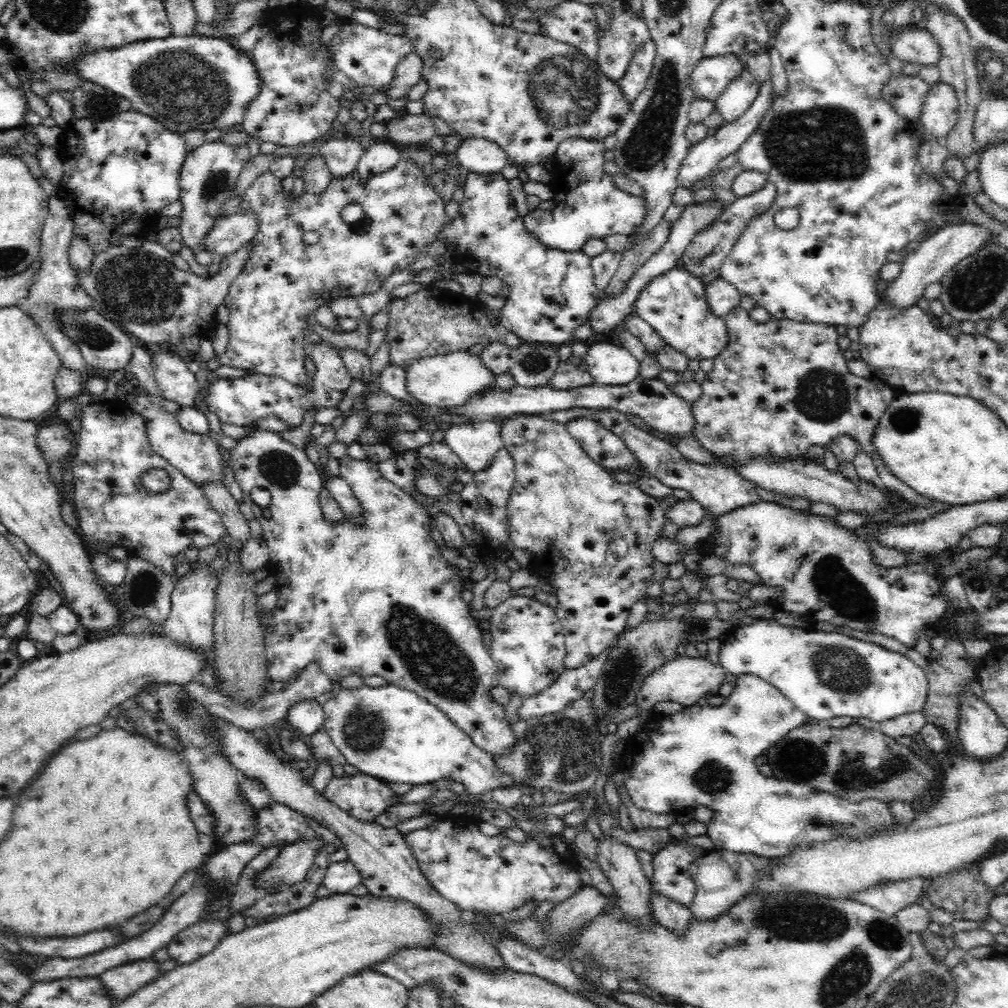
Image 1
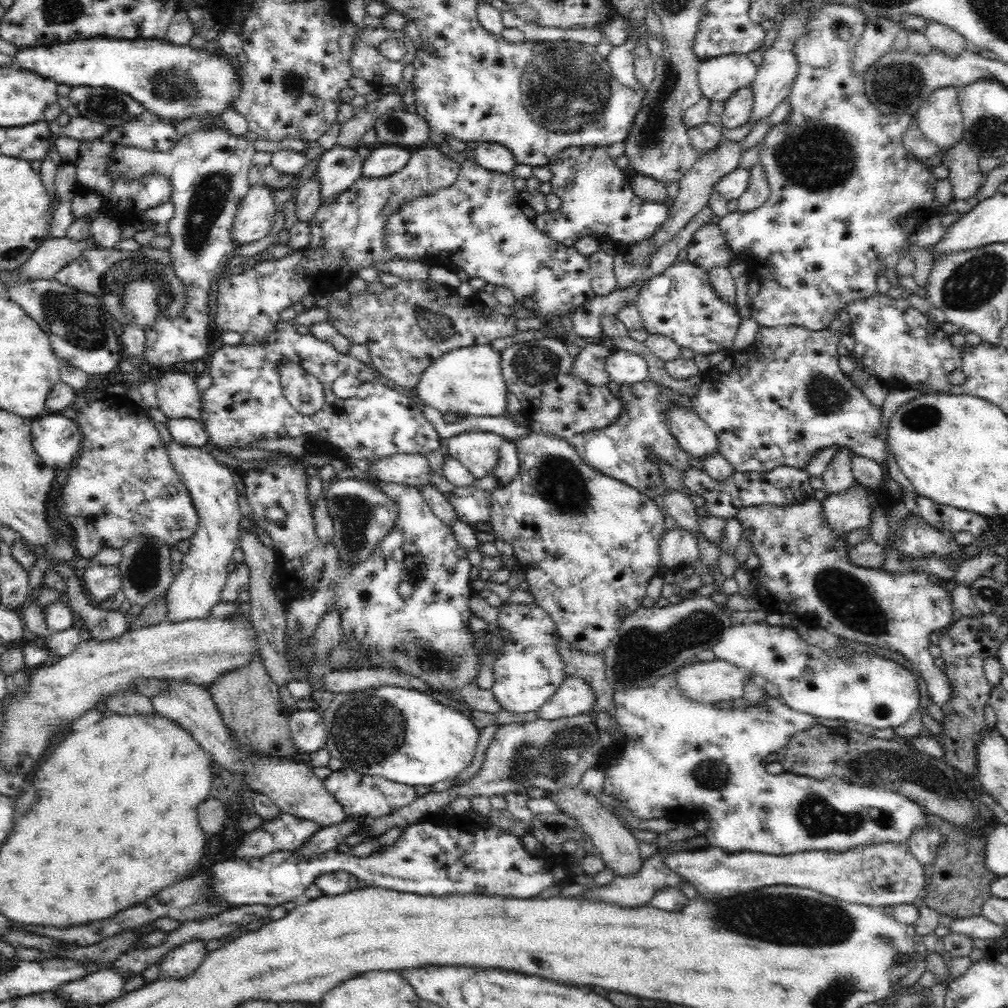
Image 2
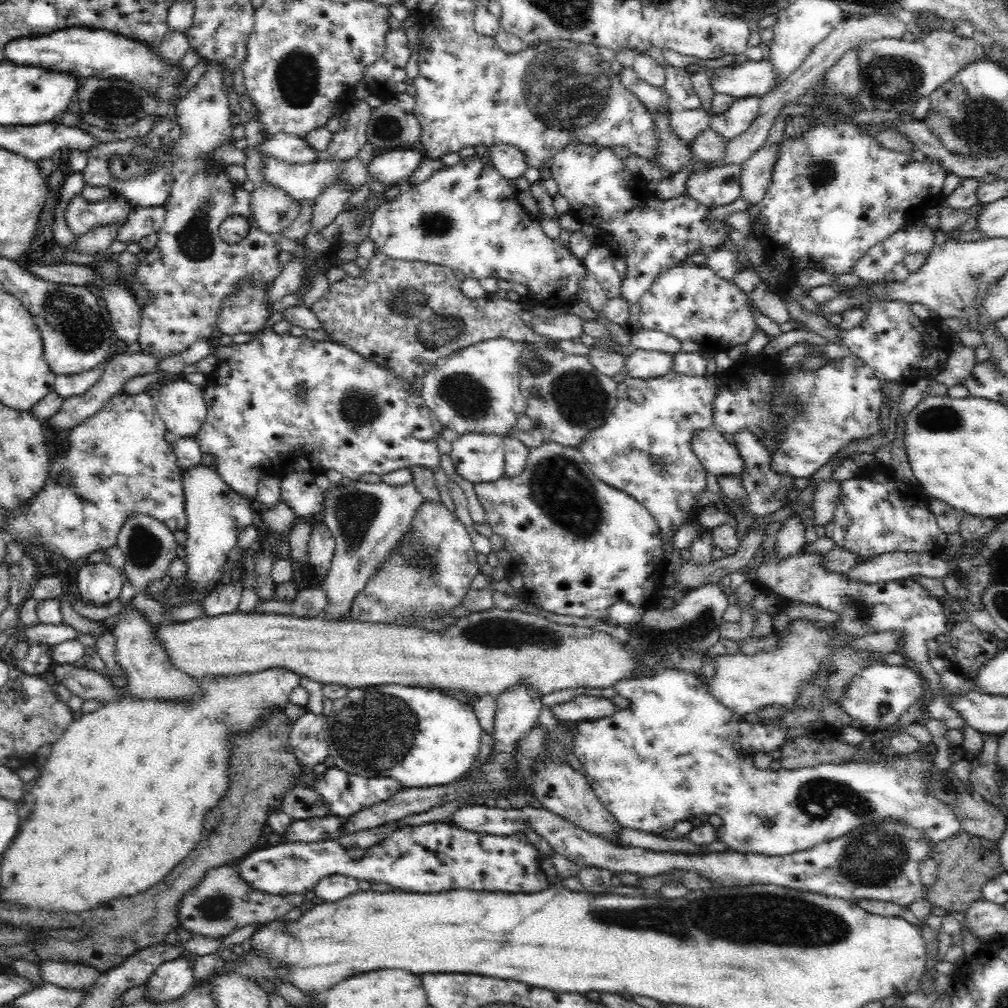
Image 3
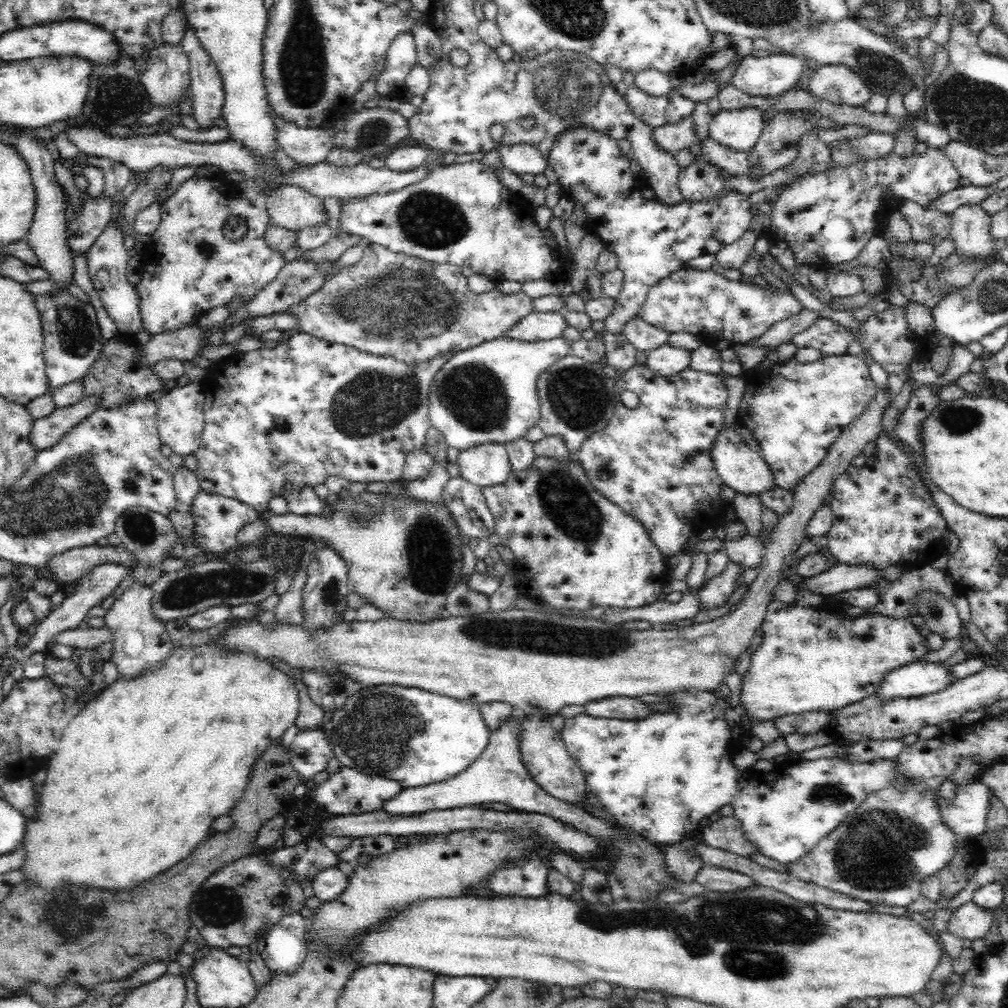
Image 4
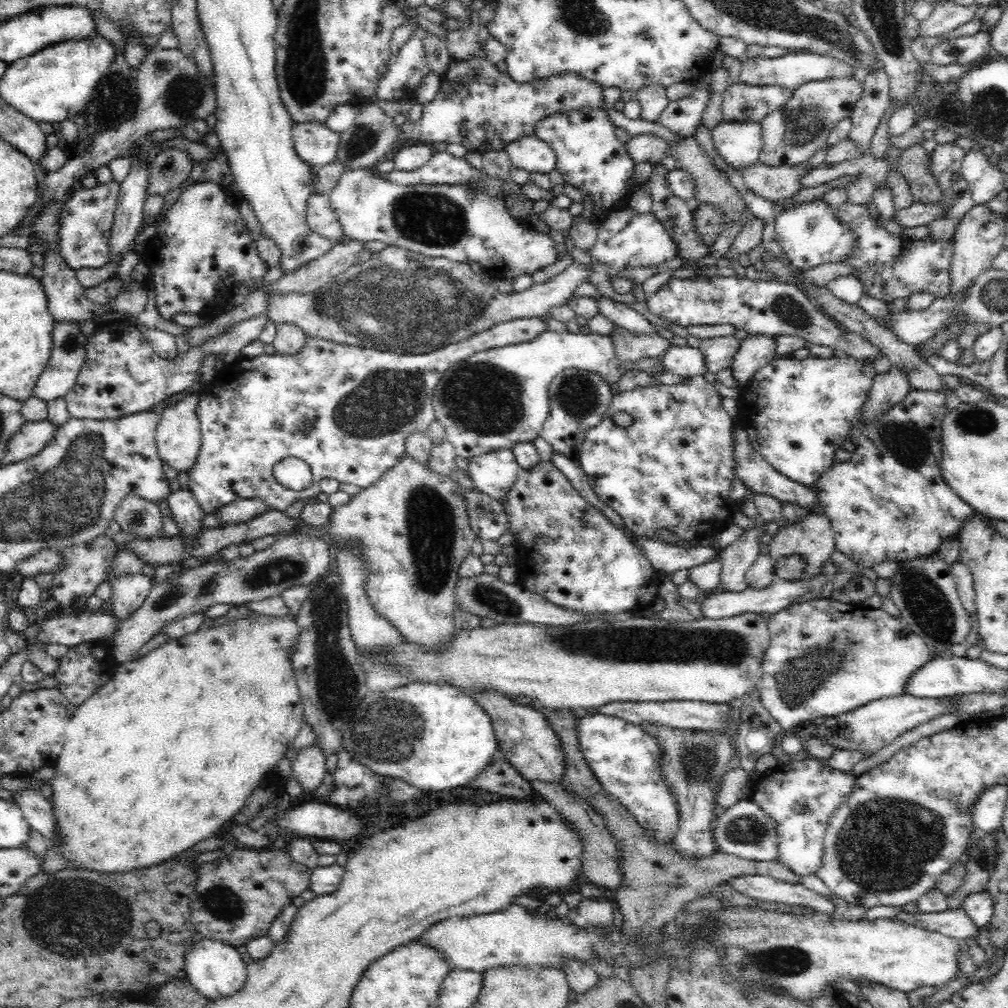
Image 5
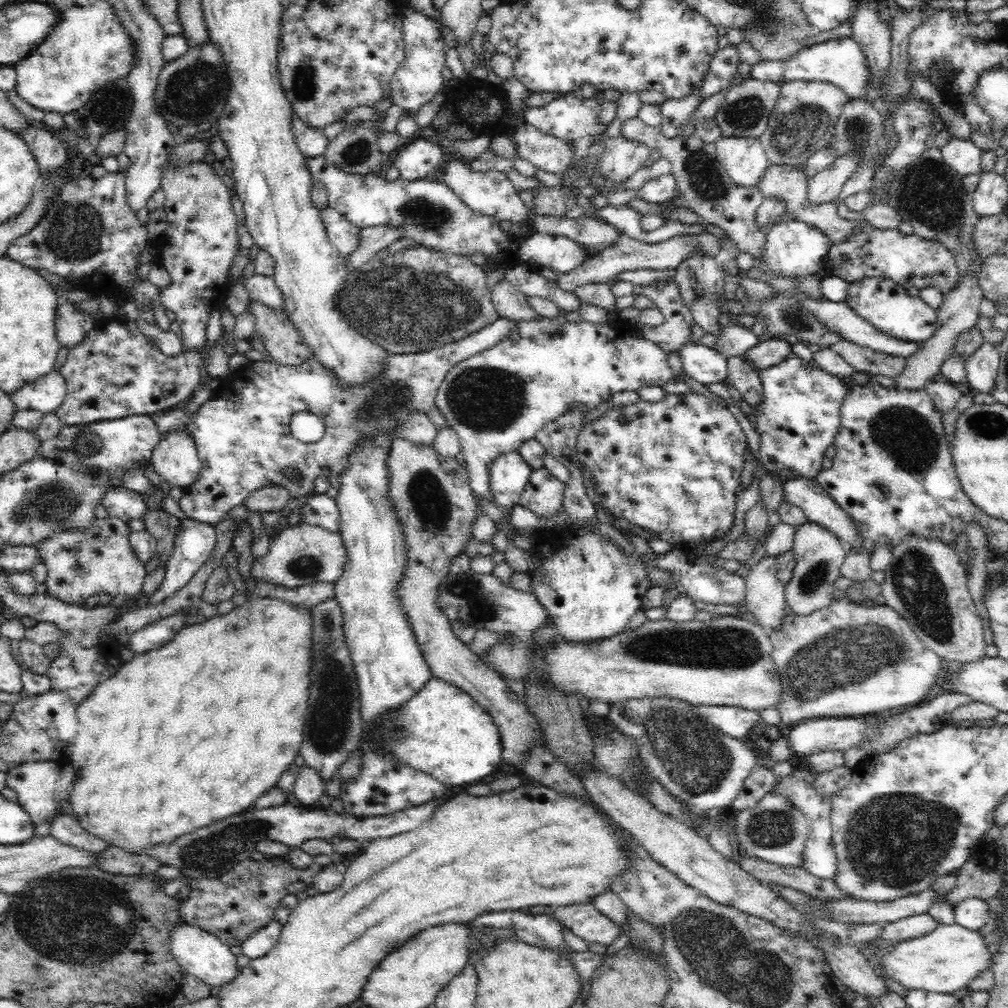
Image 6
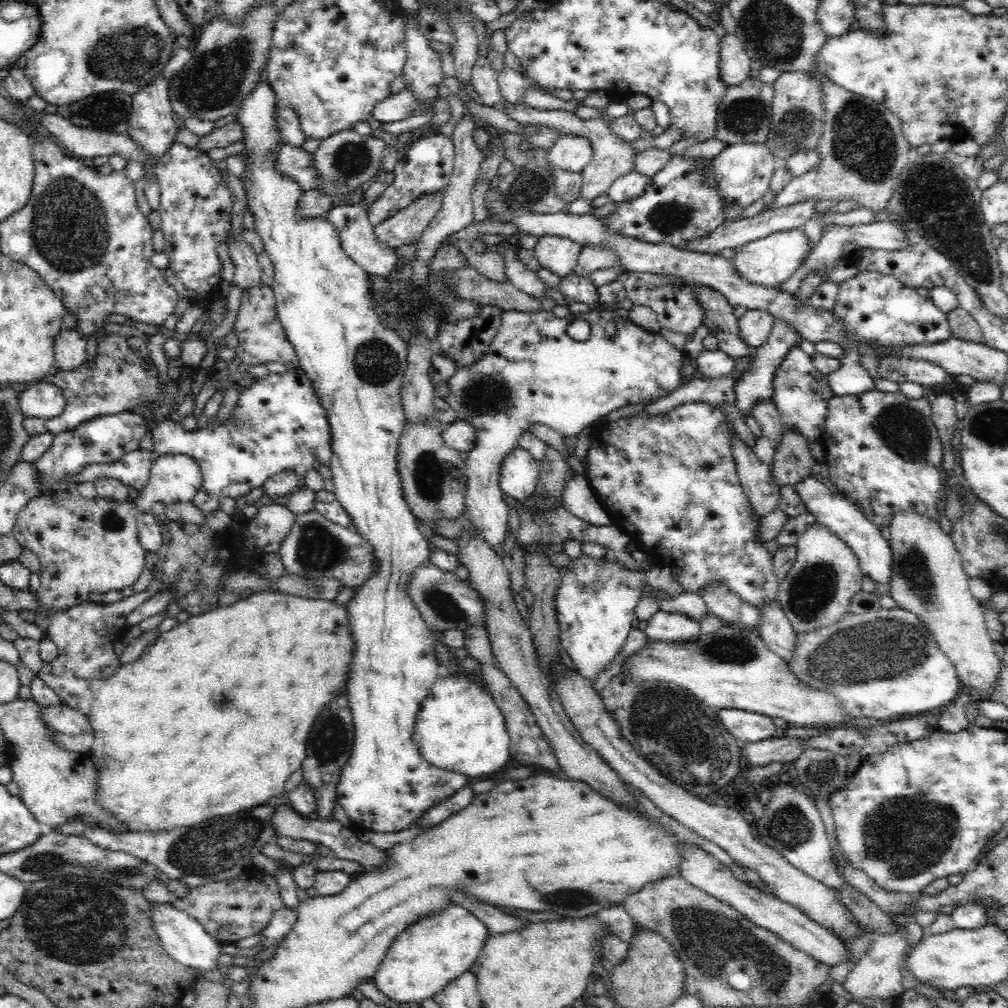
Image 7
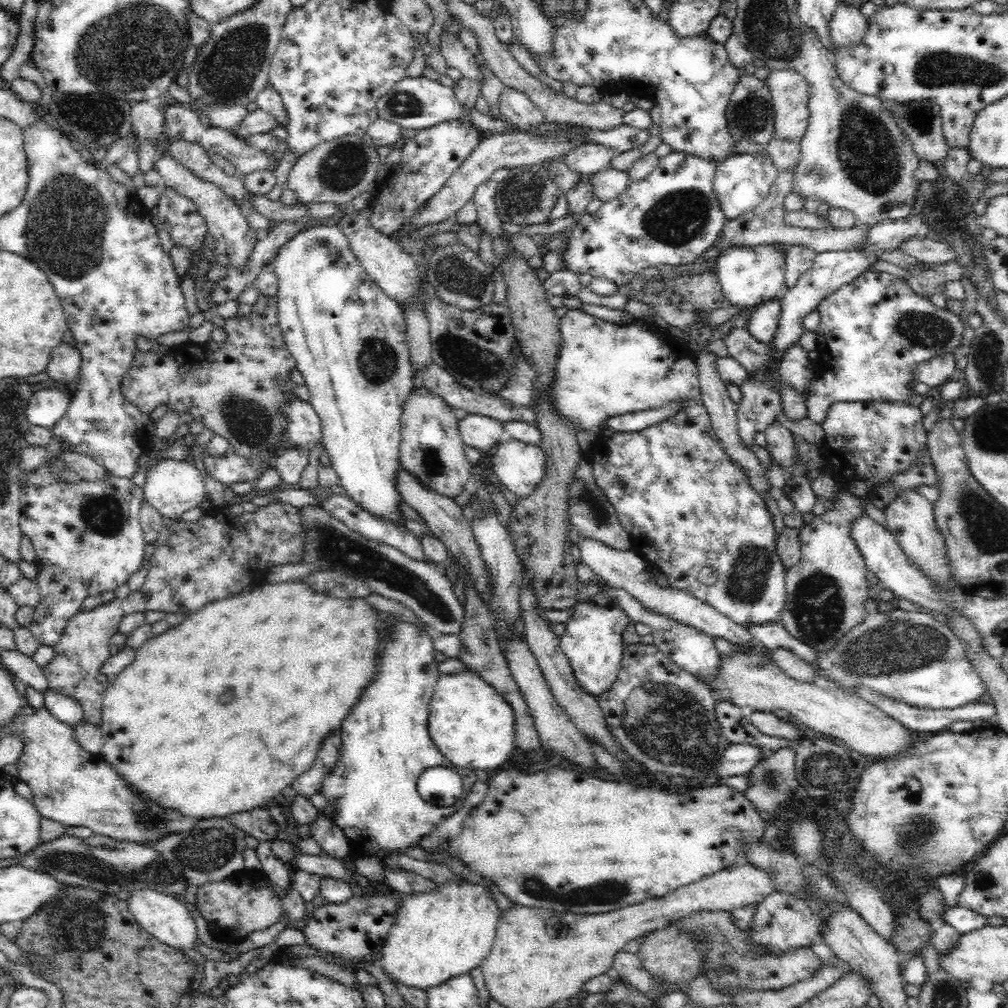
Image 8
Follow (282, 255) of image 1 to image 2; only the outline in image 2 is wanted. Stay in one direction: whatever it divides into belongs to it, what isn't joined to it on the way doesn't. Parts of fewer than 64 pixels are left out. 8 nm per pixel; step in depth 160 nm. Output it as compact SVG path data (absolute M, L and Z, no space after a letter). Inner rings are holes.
M422 146L421 149L411 152L406 164L389 177L366 178L361 175L356 178L354 184L348 186L348 190L336 194L332 202L327 202L327 198L322 198L320 208L308 222L310 236L307 246L301 249L291 249L284 258L264 260L255 265L253 269L230 275L219 284L217 329L220 332L230 331L241 337L241 341L238 339L236 345L262 344L270 331L274 330L274 327L282 321L280 318L282 311L302 302L305 296L328 296L328 294L333 296L333 292L344 288L351 278L358 277L360 269L369 266L376 267L378 263L400 259L392 256L383 242L387 218L390 218L390 215L393 215L404 203L422 198L423 195L429 195L431 192L438 191L439 188L449 187L457 178L460 169L461 165L458 164L455 157L446 155L446 151ZM297 362L282 364L279 377L285 397L298 412L310 416L325 405L322 383L313 374L302 369Z

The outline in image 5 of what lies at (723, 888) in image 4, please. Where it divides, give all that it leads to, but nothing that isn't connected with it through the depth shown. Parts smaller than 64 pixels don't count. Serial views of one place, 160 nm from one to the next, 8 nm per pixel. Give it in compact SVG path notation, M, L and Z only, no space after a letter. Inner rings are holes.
M744 874L730 878L727 883L740 894L757 901L810 909L824 915L833 915L836 908L832 900L824 898L801 883L789 883L771 876Z

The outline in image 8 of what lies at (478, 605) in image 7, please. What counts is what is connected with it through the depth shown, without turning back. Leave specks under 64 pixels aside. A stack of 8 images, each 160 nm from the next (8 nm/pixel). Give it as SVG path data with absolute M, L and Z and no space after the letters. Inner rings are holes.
M307 505L298 510L304 523L304 549L300 563L312 565L315 571L332 570L364 581L368 592L400 602L435 635L459 632L465 617L464 604L455 595L453 578L444 569L427 561L409 558L389 544L364 538L318 505Z

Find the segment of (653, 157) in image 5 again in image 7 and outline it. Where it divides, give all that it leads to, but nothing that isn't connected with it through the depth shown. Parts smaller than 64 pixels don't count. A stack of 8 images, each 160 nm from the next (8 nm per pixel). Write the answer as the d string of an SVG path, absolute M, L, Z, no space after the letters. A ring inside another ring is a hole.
M516 102L516 104L508 104L506 108L498 106L500 110L505 112L510 118L520 122L522 125L544 125L550 128L558 129L562 134L576 134L588 138L593 146L593 157L590 162L581 170L583 180L581 196L592 200L596 196L600 196L607 192L613 185L613 182L621 176L627 175L634 171L635 158L638 152L635 152L632 143L622 140L616 136L606 122L601 119L580 119L575 113L561 110L536 110L528 107L524 102Z

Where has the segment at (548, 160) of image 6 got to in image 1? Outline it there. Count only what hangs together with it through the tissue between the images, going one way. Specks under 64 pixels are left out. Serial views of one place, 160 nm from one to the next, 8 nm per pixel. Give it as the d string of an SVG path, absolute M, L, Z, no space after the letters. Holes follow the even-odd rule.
M484 138L464 139L454 153L459 166L470 173L498 173L509 163L504 149L498 143Z

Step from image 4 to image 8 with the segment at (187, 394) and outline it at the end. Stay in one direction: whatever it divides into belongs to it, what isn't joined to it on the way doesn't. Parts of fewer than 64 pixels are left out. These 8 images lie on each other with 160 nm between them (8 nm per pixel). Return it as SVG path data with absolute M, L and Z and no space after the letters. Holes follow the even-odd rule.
M164 459L156 466L149 468L146 475L146 484L143 489L144 502L150 504L161 516L178 518L181 515L196 513L199 504L206 498L204 475L195 464L195 460L174 461Z

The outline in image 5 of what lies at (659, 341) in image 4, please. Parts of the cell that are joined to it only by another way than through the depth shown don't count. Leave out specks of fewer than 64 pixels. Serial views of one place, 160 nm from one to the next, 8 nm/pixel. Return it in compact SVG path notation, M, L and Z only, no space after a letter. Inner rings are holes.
M600 297L597 300L599 312L604 314L614 327L622 327L632 335L658 335L659 329L648 319L645 319L624 305L624 303L613 301L610 297Z

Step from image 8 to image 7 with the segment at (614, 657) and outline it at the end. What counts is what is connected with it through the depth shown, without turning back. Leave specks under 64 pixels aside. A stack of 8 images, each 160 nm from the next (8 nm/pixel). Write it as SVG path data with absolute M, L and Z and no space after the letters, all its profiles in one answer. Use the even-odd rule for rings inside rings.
M582 555L572 560L569 568L563 568L561 582L557 586L557 619L559 639L563 650L578 666L579 674L587 680L600 674L614 660L634 622L634 608L646 589L662 591L668 599L685 590L674 580L670 566L626 568L616 559L592 559Z

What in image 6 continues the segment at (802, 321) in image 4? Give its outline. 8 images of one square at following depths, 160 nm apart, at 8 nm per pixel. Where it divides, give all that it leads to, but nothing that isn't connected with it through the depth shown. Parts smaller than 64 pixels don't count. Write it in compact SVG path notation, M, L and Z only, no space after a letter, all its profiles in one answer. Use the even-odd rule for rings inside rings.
M728 357L726 376L750 406L762 402L759 371L749 361L743 360L743 357Z

